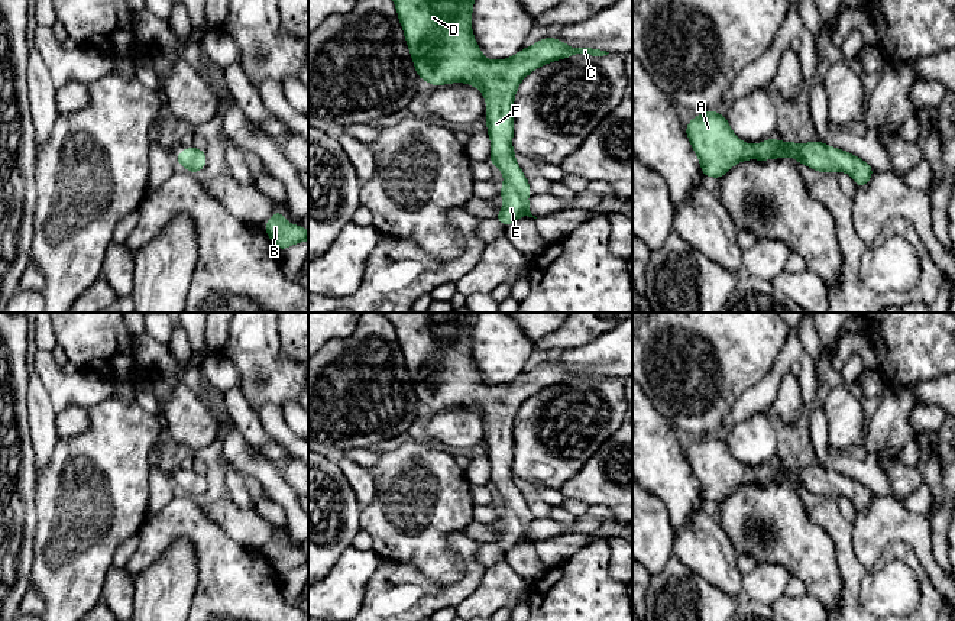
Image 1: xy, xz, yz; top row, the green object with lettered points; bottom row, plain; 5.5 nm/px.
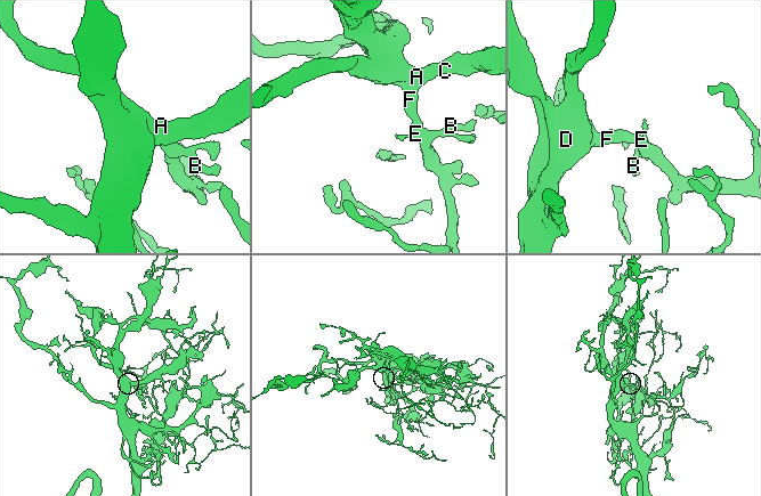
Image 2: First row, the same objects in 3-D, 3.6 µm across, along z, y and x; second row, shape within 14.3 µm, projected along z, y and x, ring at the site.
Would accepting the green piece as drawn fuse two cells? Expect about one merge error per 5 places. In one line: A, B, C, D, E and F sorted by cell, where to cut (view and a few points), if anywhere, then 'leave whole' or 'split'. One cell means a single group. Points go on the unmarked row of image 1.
A B C D E F; no cut; leave whole

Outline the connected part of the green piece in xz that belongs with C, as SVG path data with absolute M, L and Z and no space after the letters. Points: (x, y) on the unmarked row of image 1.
M381 313L381 314L383 314L394 324L394 329L395 329L396 337L398 337L398 343L401 346L401 350L402 350L402 355L404 355L404 359L405 359L405 365L407 365L407 369L408 369L408 373L409 373L415 395L418 398L418 402L430 407L434 411L440 411L443 408L451 408L451 407L466 407L466 408L470 408L470 410L473 410L473 411L476 411L476 413L479 413L482 415L482 418L483 418L483 421L486 424L486 439L485 439L486 446L488 446L486 456L488 456L488 459L491 462L491 482L489 482L489 485L492 486L492 489L495 492L498 492L498 494L501 494L504 497L504 511L499 512L499 520L504 523L504 528L502 528L502 536L496 537L495 543L499 547L502 547L504 550L511 550L517 543L519 543L522 540L537 543L535 540L531 538L530 530L528 530L530 525L528 525L527 520L531 518L530 507L525 502L525 499L524 499L522 494L519 492L519 489L517 488L517 483L515 483L517 479L514 478L514 473L512 473L515 417L517 417L522 402L527 401L528 398L531 398L532 395L535 395L541 389L550 388L550 386L557 385L557 384L564 384L564 382L569 382L569 381L573 381L573 379L579 379L579 378L592 379L592 381L603 381L603 379L608 379L609 376L600 375L600 373L592 373L592 372L572 372L572 371L566 369L564 366L559 365L557 362L544 362L544 363L540 363L537 368L534 368L530 372L522 372L518 378L515 378L514 381L511 381L508 384L491 385L491 384L486 384L482 379L482 373L476 368L476 363L475 363L473 356L472 356L473 327L475 327L475 323L476 323L478 317L482 313Z

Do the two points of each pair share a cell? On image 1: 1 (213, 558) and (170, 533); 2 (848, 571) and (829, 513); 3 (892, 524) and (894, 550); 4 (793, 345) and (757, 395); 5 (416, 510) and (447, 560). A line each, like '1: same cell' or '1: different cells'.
1: same cell
2: same cell
3: different cells
4: same cell
5: same cell

